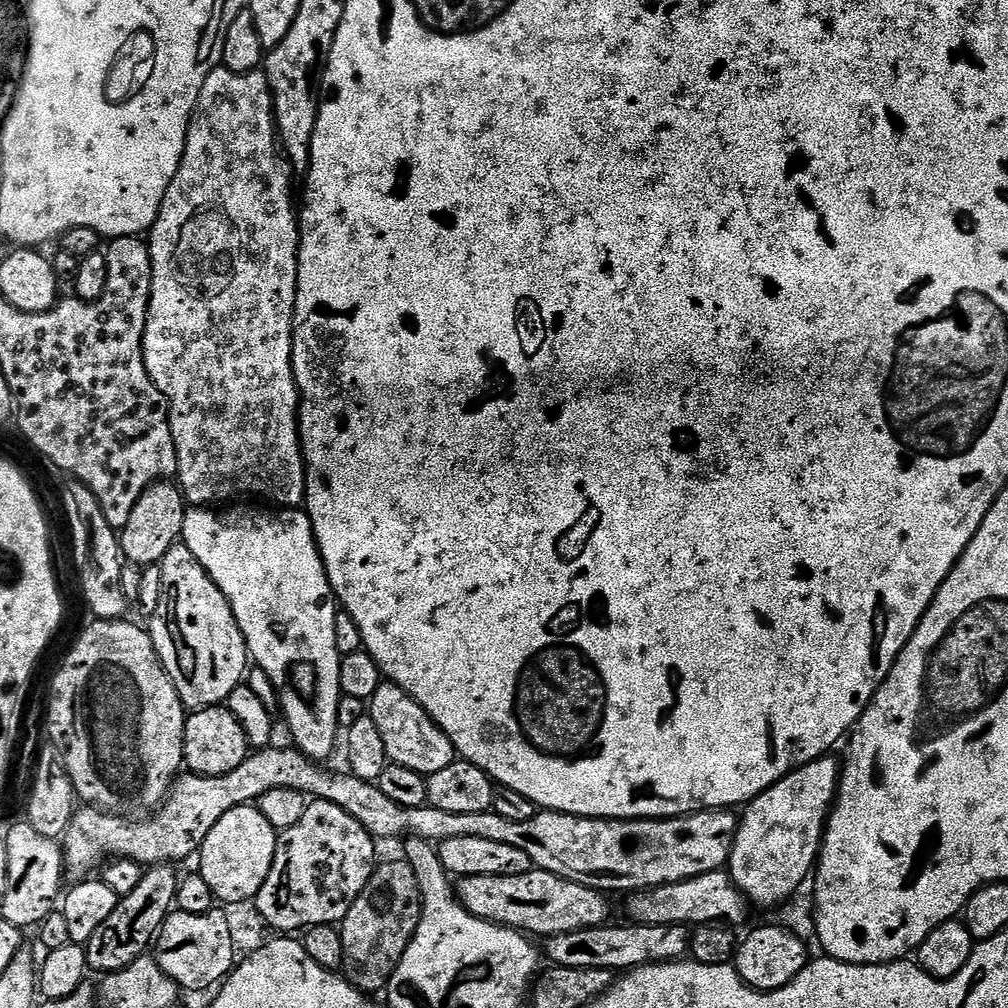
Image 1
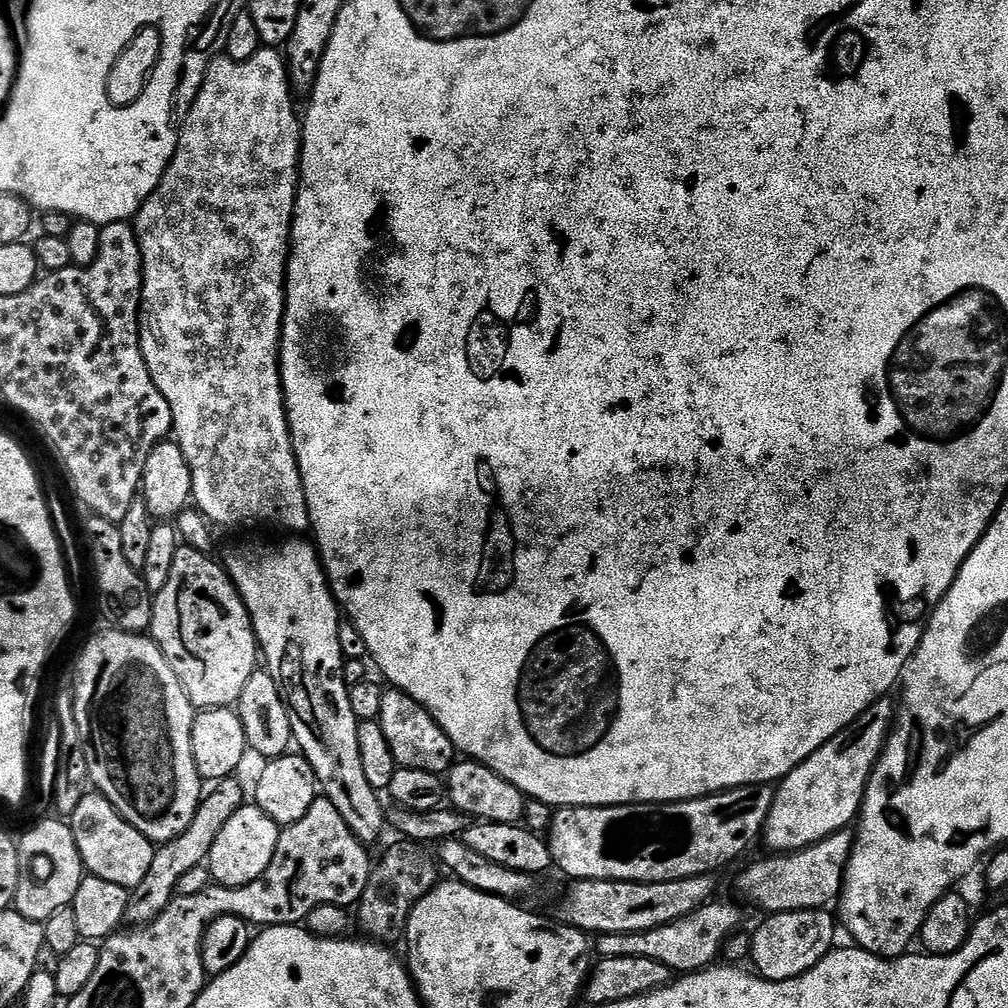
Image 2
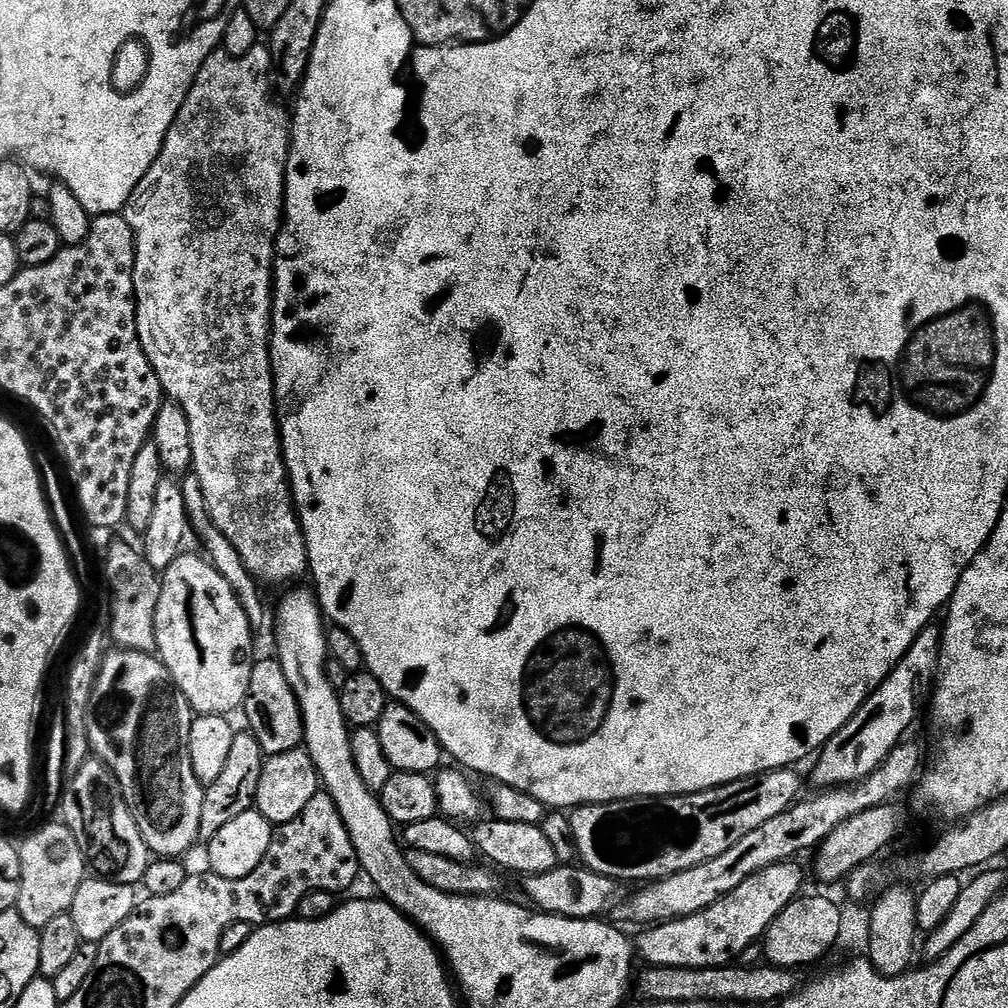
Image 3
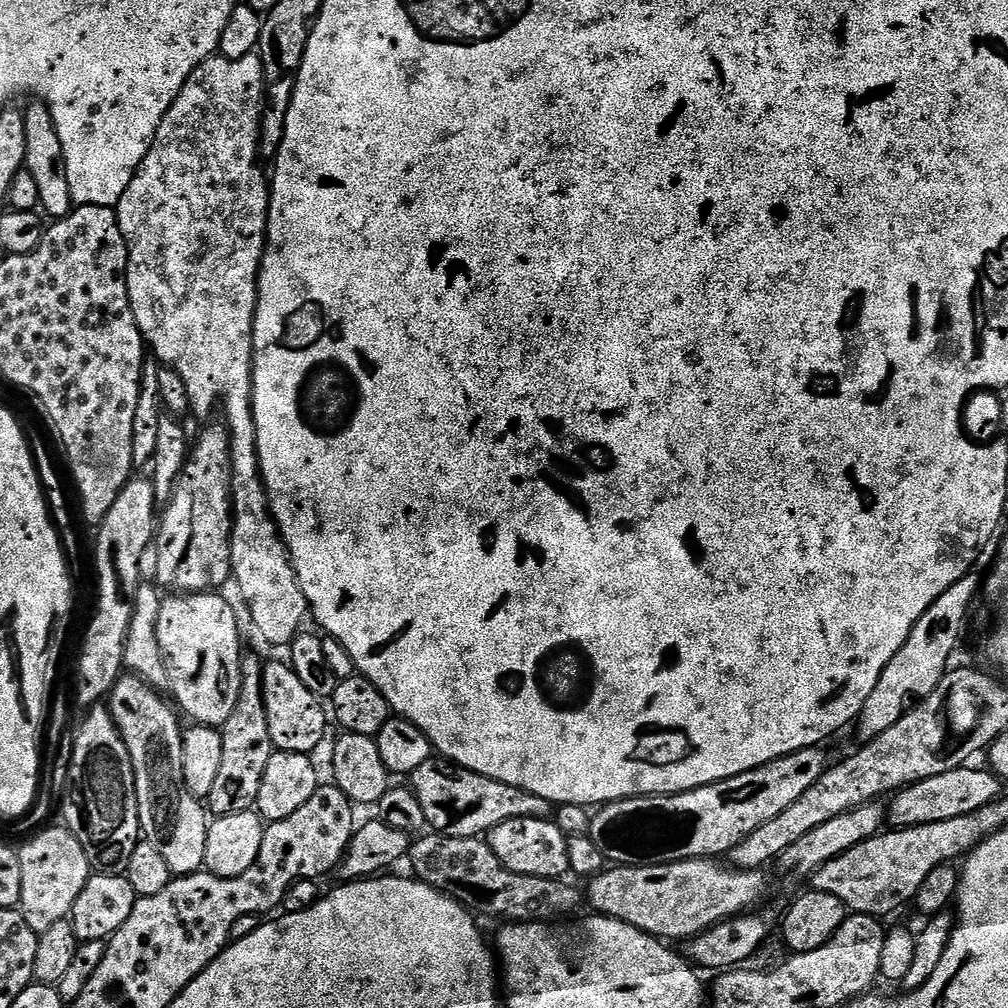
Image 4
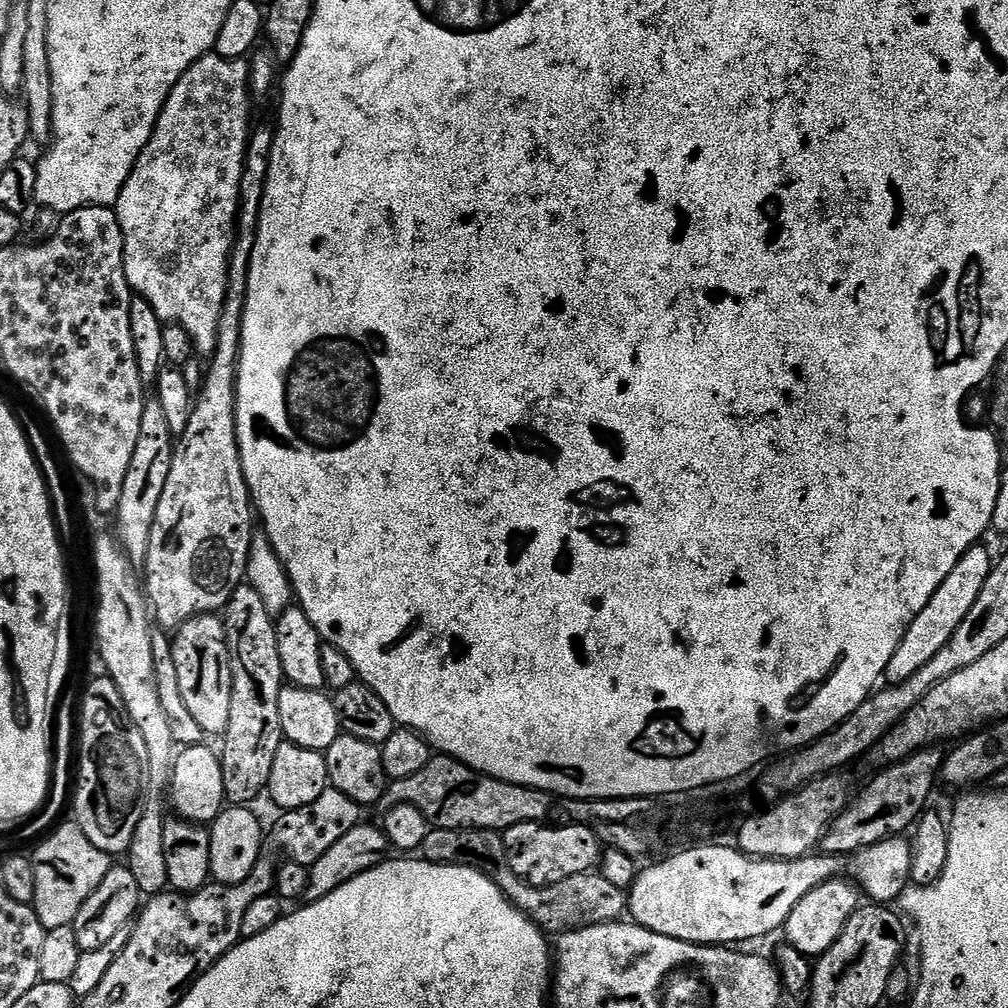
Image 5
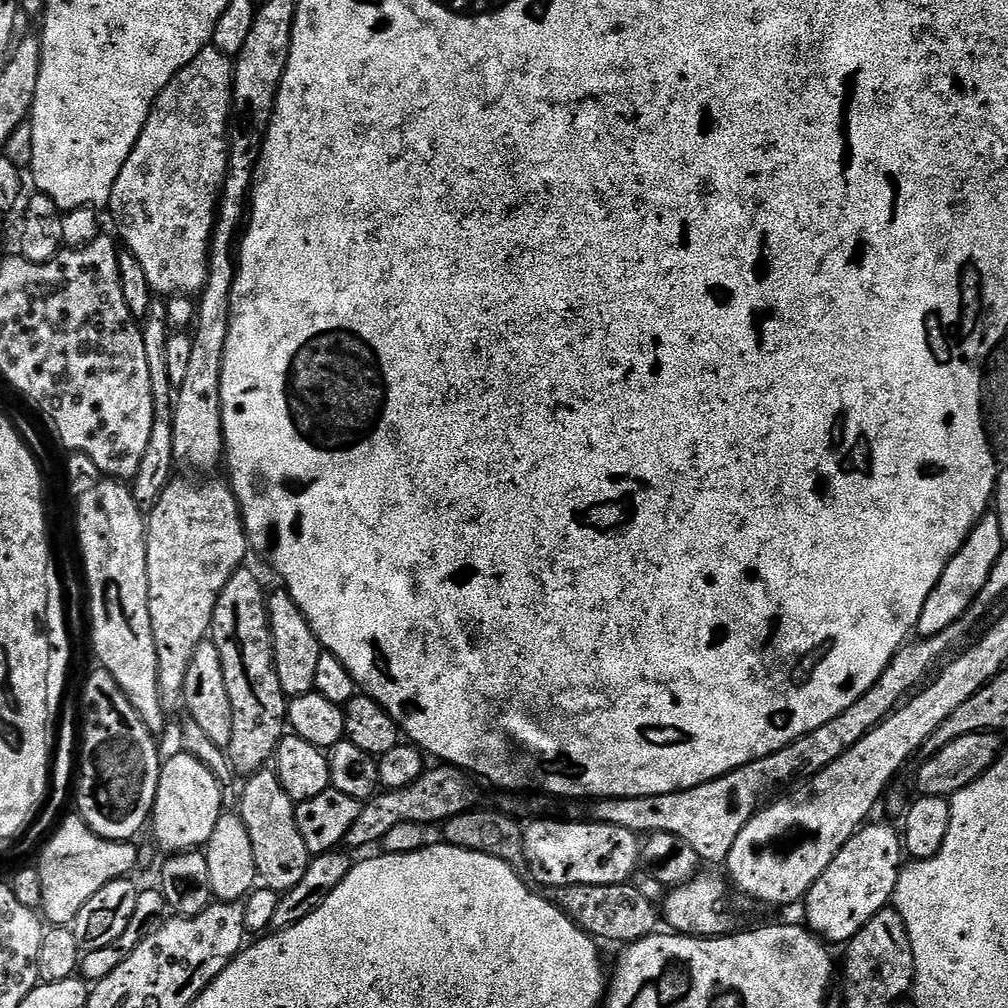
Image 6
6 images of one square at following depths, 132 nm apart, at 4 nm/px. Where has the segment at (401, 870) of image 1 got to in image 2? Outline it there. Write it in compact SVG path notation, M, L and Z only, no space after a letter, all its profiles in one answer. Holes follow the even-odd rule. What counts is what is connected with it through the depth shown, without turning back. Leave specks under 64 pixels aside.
M416 842L392 844L384 852L384 857L373 867L366 890L355 905L354 916L369 941L385 946L395 945L395 940L405 935L408 915L412 908L438 883L435 859L428 857L427 847Z

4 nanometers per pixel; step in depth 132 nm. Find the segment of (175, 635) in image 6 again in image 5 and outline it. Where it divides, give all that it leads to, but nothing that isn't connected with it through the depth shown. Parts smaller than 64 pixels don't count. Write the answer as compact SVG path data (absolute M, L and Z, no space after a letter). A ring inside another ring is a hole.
M275 119L260 120L257 124L255 121L248 138L248 149L244 155L244 169L242 170L242 186L240 187L240 215L236 226L236 243L233 244L232 251L228 258L228 289L226 290L226 298L224 299L224 309L218 318L216 351L212 353L210 359L207 361L207 364L209 363L208 373L204 376L204 385L198 388L198 395L195 397L192 413L190 414L190 422L186 422L186 430L175 441L175 452L170 462L170 474L169 477L166 478L166 486L165 490L162 491L162 498L158 501L157 513L154 514L153 529L150 530L149 552L146 565L146 573L148 572L146 597L151 611L154 613L155 623L164 630L176 630L187 620L195 620L196 617L205 614L219 613L224 605L228 603L228 599L234 594L234 590L240 587L248 571L248 555L250 554L250 546L252 545L252 537L254 535L254 529L252 529L252 520L254 524L254 505L252 503L252 497L248 495L248 483L246 482L244 471L242 470L238 434L236 433L236 375L238 374L238 366L240 365L240 343L242 342L244 303L248 297L248 267L250 266L250 258L254 250L254 242L256 241L256 227L260 221L260 203L264 197L264 191L266 190L266 178L270 174L270 158L274 150L277 127L278 124Z

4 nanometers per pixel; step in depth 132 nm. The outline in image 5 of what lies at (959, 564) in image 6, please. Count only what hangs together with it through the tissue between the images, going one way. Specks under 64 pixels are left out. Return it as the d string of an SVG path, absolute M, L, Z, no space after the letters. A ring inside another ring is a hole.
M984 546L971 548L966 554L962 554L958 566L954 566L954 570L946 574L946 582L942 582L942 586L934 590L934 598L926 602L922 614L918 614L918 618L914 618L914 622L906 630L898 650L894 650L894 658L890 658L886 673L889 685L906 682L915 672L922 670L922 666L926 666L926 662L930 662L934 654L938 654L938 650L942 650L942 646L950 642L950 638L954 638L954 630L962 626L962 618L966 618L966 614L970 614L970 606L978 602L978 594L982 594L982 586L986 586L986 578L992 573L993 563L994 556Z

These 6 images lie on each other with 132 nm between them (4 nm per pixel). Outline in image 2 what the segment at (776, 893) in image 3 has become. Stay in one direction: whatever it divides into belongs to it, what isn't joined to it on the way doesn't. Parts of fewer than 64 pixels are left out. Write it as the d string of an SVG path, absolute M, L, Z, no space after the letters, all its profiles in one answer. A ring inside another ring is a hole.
M709 902L694 910L686 918L678 918L666 926L645 932L609 932L595 941L594 948L604 958L652 958L673 974L703 972L721 959L724 943L741 927L739 903Z

